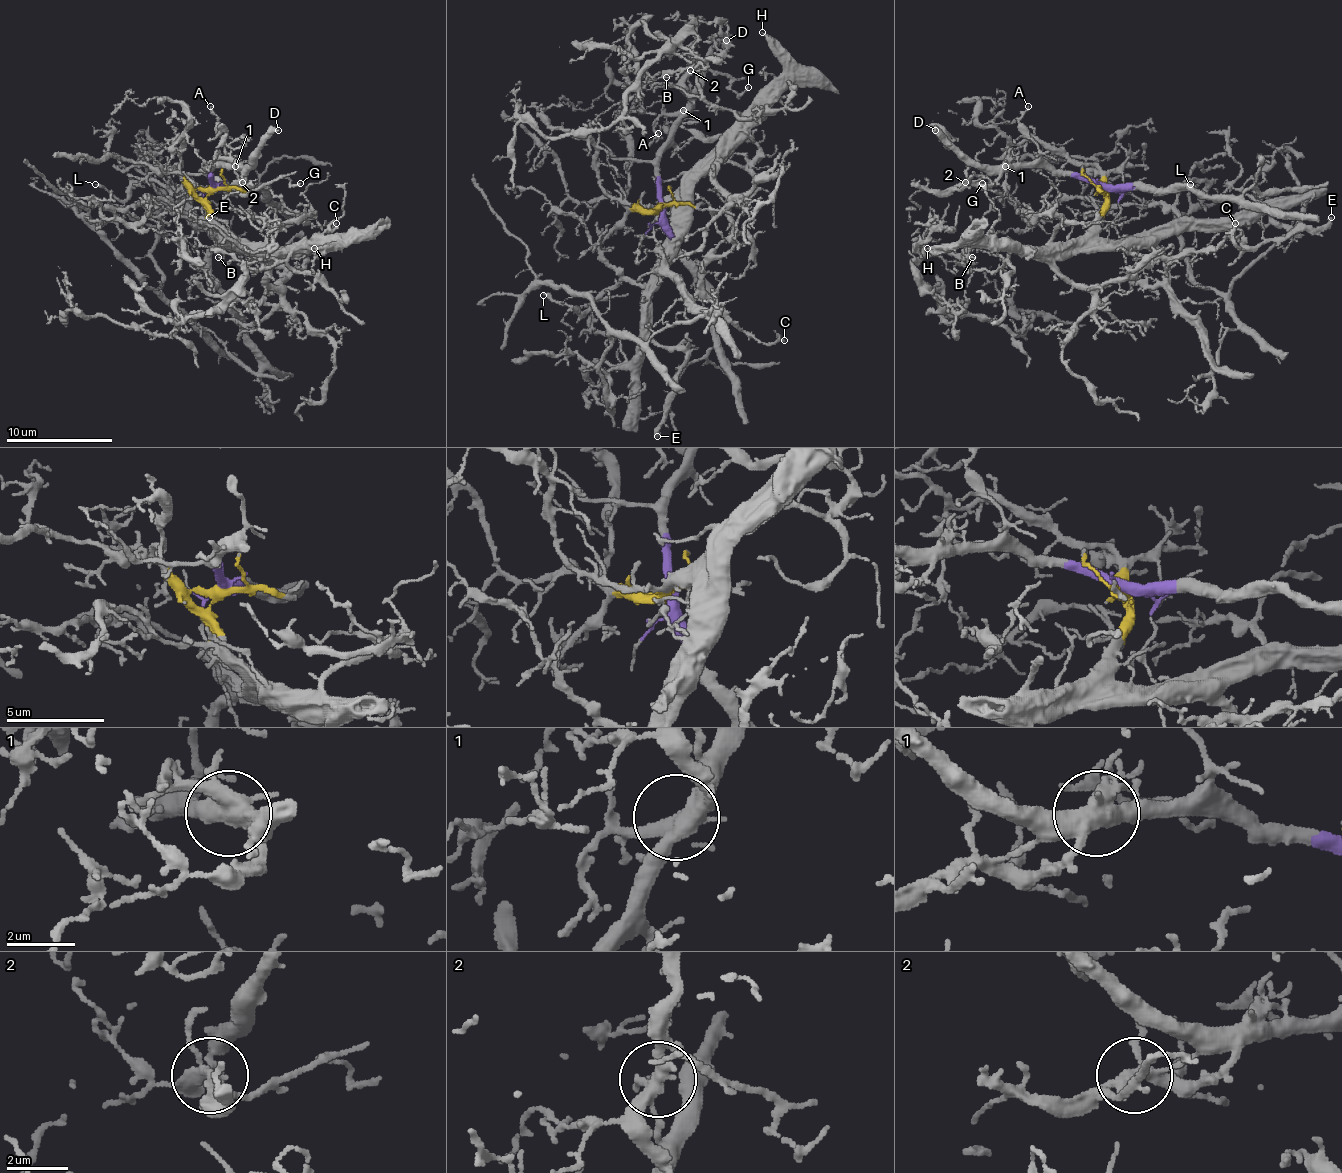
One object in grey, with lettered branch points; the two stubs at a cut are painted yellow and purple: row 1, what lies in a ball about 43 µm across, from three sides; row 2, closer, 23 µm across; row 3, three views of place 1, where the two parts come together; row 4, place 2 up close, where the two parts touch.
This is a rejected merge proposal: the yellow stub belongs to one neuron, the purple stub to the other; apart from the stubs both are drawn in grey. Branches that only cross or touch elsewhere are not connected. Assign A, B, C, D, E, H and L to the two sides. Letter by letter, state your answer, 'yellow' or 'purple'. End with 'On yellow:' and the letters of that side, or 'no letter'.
A: purple
B: yellow
C: yellow
D: purple
E: yellow
H: yellow
L: yellow
On yellow: B, C, E, H, L

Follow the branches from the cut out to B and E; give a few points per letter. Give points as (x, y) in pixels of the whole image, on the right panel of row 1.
B: (1101, 188), (1107, 198), (1107, 211), (1083, 235), (1011, 254), (995, 270), (966, 267), (964, 262), (972, 256)
E: (1101, 188), (1101, 225), (1112, 241), (1229, 227), (1245, 246), (1260, 246), (1316, 230), (1332, 217)

